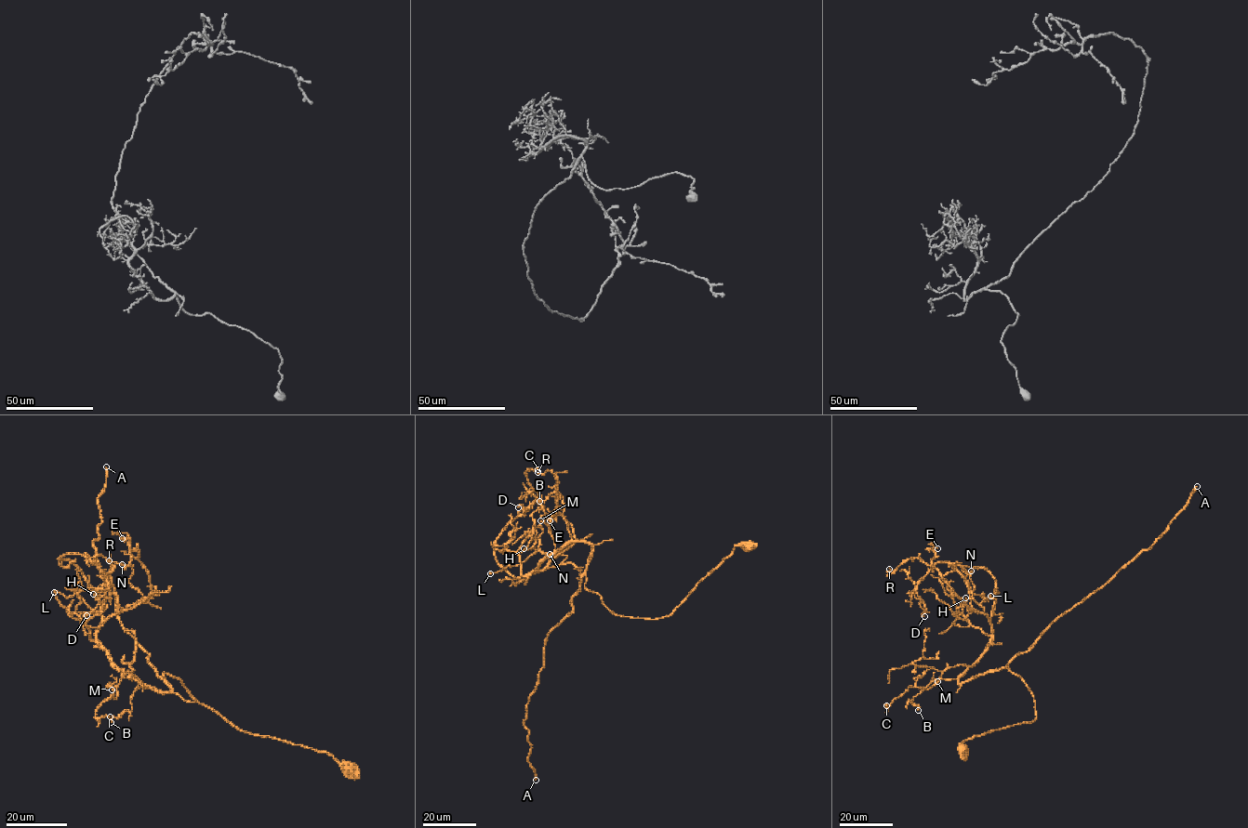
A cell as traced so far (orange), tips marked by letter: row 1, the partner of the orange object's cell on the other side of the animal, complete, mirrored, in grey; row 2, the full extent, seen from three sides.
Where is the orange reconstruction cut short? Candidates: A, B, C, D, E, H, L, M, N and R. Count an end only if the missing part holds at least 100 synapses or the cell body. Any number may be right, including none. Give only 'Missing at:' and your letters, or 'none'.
Missing at: A

